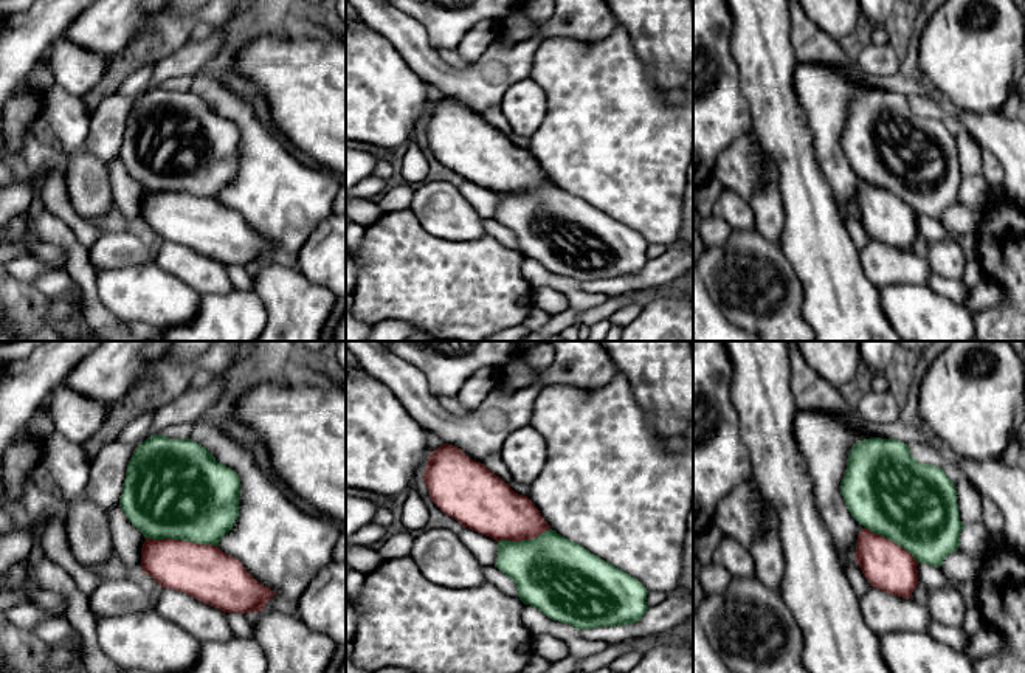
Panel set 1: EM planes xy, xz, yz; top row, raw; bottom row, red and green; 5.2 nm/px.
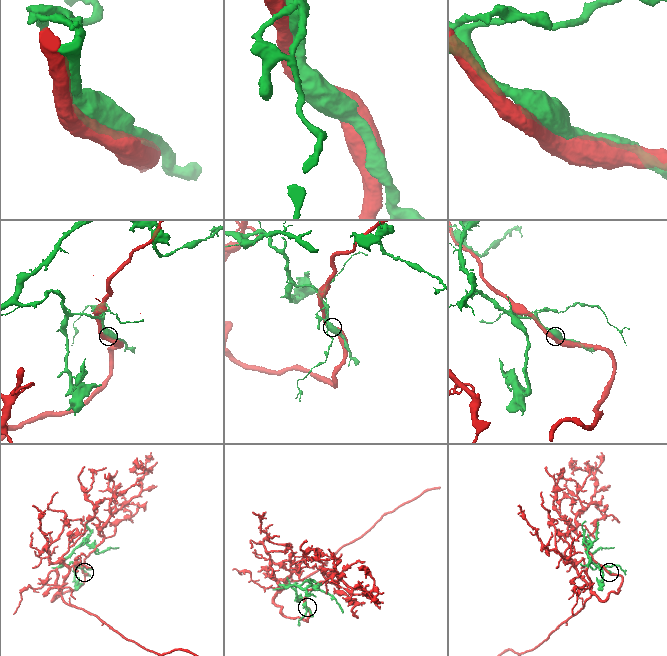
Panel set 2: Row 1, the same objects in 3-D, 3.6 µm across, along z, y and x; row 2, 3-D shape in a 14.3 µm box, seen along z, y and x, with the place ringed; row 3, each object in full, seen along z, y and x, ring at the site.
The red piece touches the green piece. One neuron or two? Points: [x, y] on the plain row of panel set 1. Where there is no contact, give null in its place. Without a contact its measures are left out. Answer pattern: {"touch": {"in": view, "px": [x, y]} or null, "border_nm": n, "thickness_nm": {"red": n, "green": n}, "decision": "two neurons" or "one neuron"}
{"touch": {"in": "xy", "px": [182, 193]}, "border_nm": 380, "thickness_nm": {"red": 280, "green": 500}, "decision": "one neuron"}

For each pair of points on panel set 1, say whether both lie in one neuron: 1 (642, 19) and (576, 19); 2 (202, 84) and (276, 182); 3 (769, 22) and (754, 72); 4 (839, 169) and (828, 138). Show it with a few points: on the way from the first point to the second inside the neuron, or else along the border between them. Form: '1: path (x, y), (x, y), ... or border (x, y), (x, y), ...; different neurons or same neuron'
1: border (613, 16), (617, 24); different neurons
2: path (227, 104), (253, 131), (262, 157); same neuron
3: path (762, 34), (762, 59); same neuron
4: path (831, 162), (828, 146); same neuron

